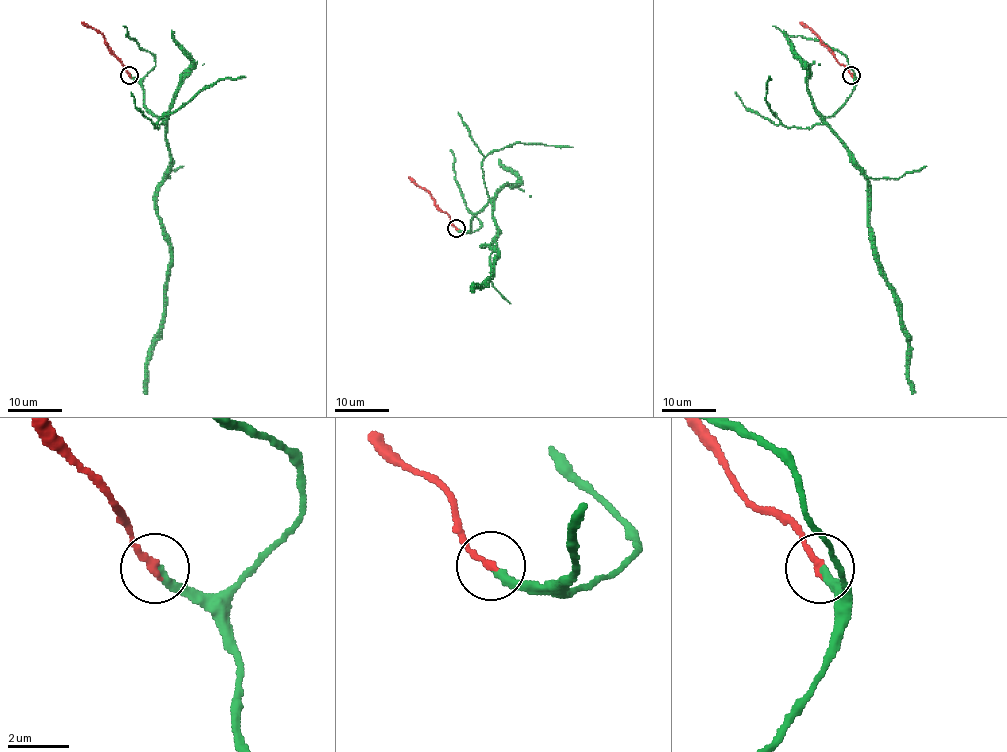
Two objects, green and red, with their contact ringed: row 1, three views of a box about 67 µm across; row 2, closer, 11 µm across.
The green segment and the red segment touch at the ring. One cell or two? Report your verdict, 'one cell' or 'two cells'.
one cell

